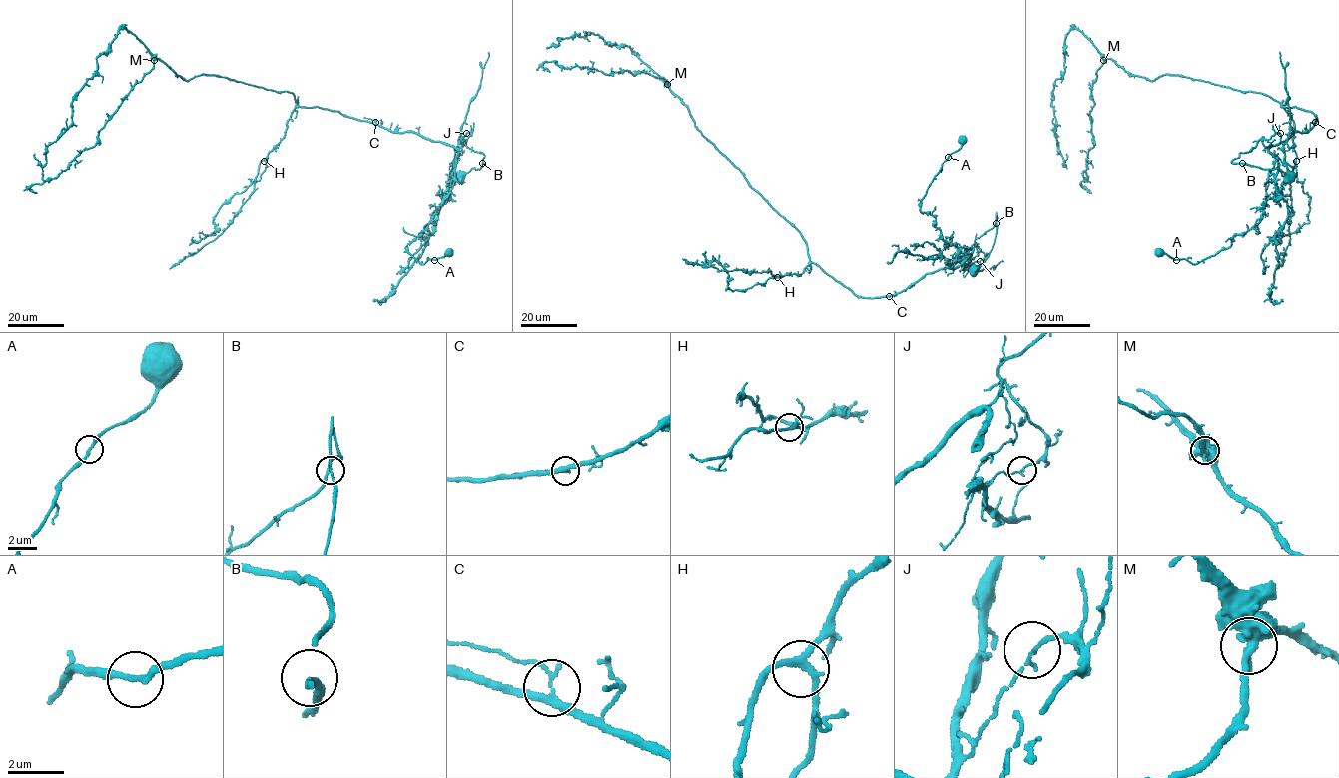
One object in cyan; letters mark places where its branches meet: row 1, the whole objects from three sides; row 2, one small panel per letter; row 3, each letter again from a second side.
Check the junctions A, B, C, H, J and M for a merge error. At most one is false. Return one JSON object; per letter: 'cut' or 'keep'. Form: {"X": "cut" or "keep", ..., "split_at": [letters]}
{"A": "keep", "B": "keep", "C": "keep", "H": "keep", "J": "cut", "M": "keep", "split_at": ["J"]}

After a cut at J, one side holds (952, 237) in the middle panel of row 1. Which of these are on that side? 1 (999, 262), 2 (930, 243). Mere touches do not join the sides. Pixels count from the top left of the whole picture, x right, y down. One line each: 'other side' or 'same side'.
1: same side
2: other side

